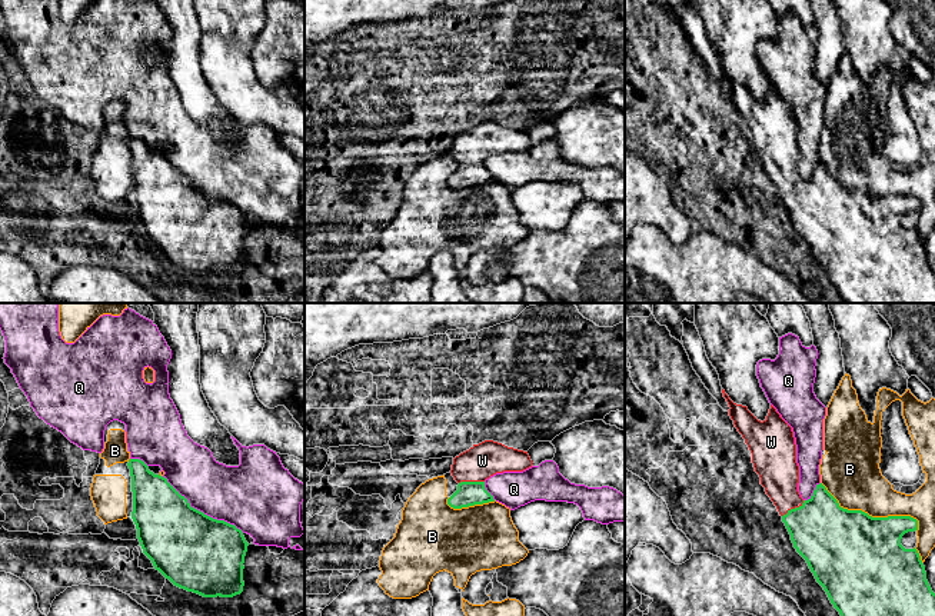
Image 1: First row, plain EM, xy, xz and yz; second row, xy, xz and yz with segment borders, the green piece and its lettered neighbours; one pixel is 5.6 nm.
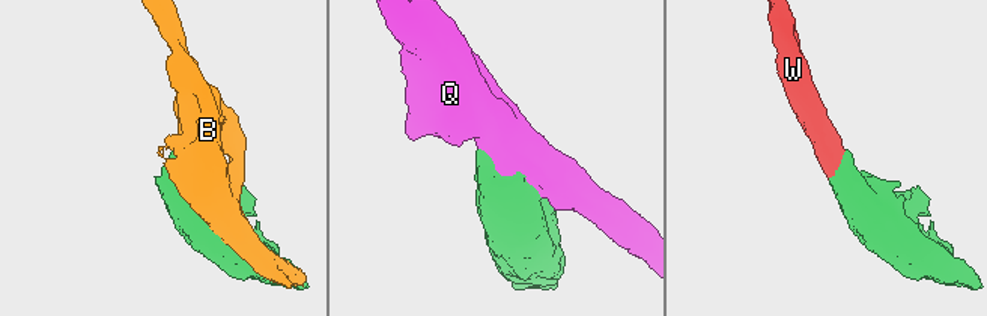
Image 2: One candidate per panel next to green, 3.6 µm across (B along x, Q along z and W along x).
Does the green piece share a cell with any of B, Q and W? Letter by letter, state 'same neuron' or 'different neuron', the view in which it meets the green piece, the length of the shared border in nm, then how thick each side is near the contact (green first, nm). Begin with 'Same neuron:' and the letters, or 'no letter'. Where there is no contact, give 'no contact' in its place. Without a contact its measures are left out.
Same neuron: W
B: different neuron | yz | 600 nm | 500/320 nm
Q: different neuron | xy | 550 nm | 440/340 nm
W: same neuron | yz | 160 nm | 360/220 nm

